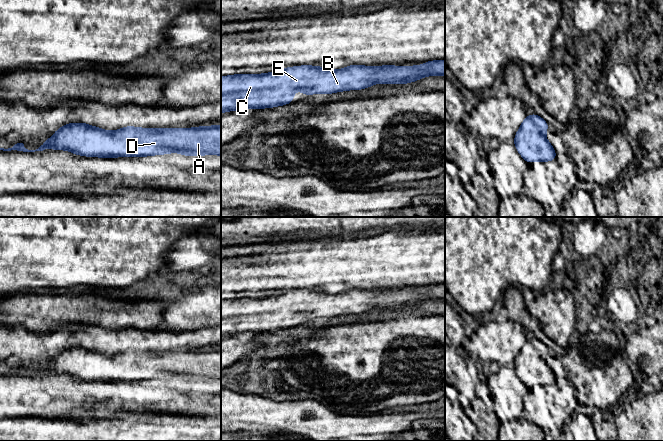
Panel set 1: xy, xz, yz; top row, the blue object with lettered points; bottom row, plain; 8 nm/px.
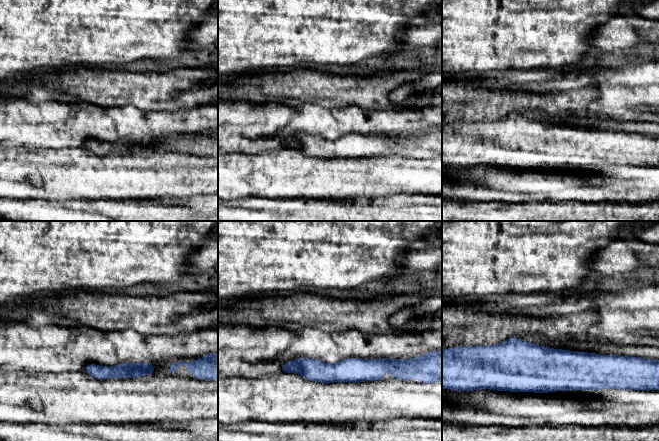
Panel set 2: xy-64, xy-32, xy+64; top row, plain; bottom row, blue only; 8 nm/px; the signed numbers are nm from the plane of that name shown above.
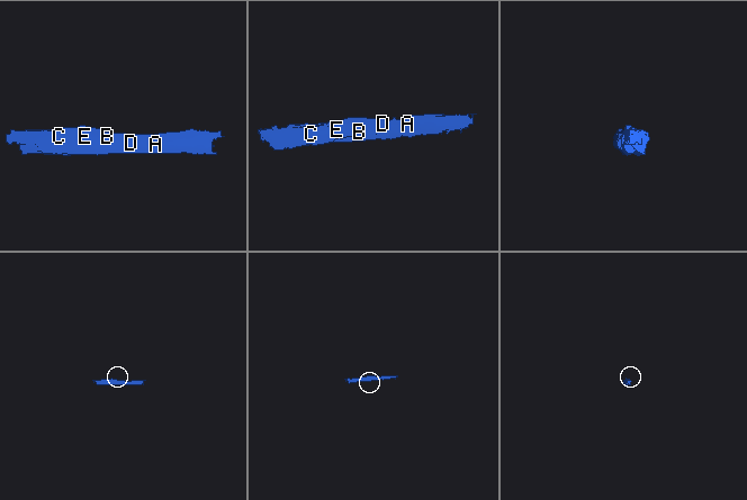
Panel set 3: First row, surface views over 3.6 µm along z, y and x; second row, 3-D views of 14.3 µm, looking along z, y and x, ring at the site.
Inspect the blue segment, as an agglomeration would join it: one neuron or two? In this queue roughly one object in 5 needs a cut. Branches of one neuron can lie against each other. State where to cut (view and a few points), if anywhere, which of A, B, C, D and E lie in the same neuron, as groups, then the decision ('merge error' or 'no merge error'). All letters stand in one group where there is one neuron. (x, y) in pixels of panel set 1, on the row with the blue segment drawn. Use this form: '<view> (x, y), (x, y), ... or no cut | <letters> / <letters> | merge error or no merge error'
no cut | A B C D E | no merge error

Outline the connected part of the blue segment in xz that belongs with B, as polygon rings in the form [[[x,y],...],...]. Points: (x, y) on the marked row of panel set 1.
[[[445,60],[428,61],[417,66],[362,66],[350,65],[339,70],[325,69],[321,66],[294,66],[277,72],[265,74],[235,74],[221,76],[221,114],[245,108],[263,109],[286,105],[294,101],[294,92],[300,90],[304,95],[316,93],[332,94],[347,90],[360,90],[379,84],[408,84],[421,78],[445,76]]]

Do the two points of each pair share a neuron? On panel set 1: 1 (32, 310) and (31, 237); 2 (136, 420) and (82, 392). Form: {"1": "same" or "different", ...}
{"1": "different", "2": "different"}

